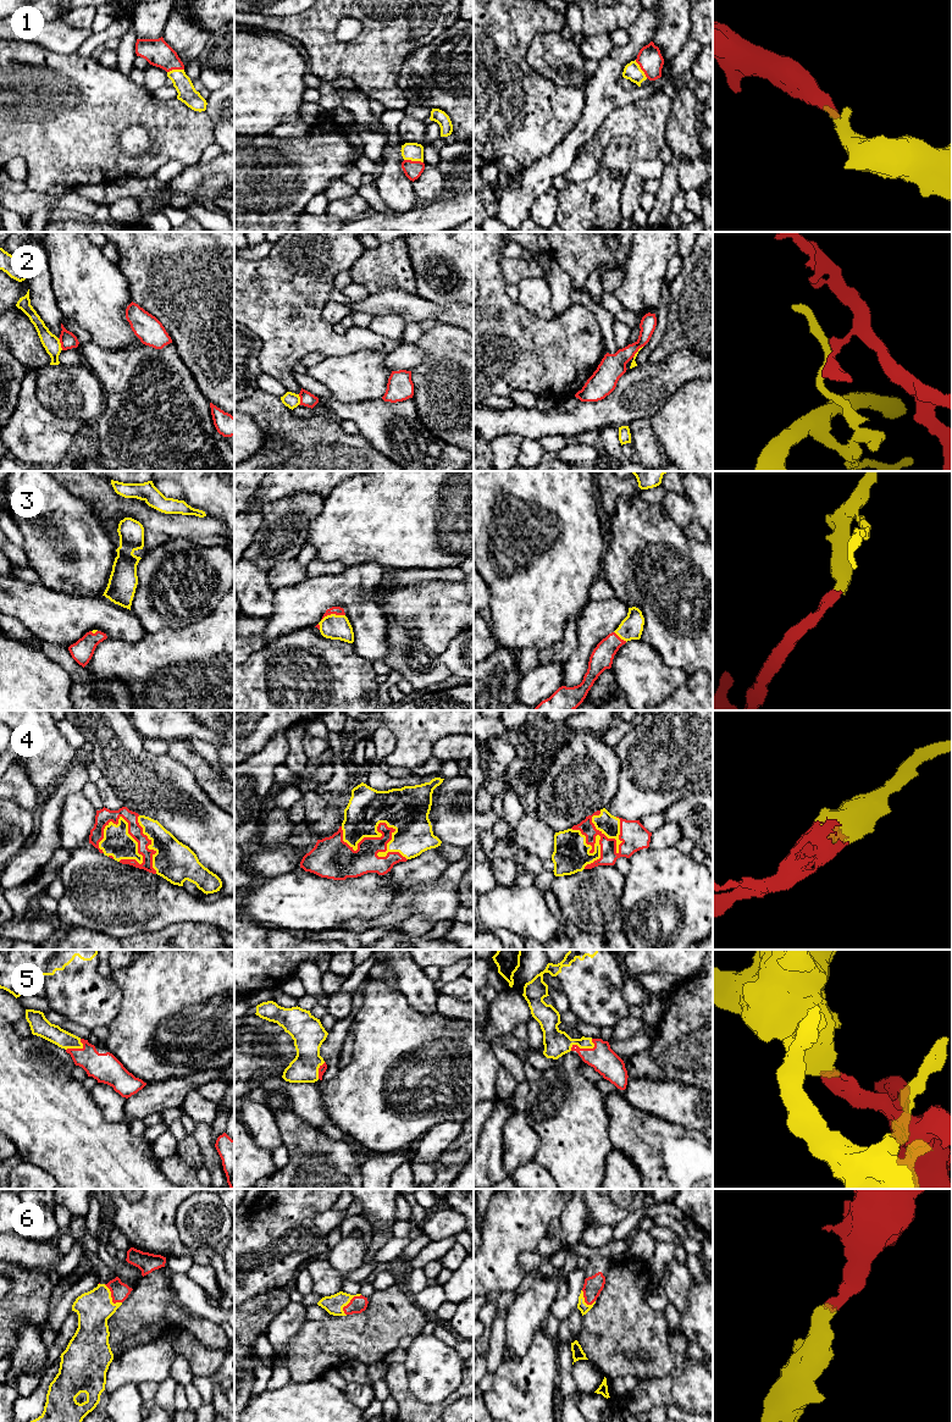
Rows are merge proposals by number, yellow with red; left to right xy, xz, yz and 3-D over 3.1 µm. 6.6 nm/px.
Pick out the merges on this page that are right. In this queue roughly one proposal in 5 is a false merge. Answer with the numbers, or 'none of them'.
1, 3, 4, 5, 6

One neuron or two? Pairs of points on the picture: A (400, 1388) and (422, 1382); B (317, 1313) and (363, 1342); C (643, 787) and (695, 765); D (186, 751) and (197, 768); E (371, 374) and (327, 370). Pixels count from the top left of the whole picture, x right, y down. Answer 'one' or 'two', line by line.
A: two
B: two
C: one
D: one
E: one

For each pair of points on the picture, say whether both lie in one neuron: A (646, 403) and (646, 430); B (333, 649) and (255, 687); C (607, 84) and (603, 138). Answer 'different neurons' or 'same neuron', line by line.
A: different neurons
B: same neuron
C: different neurons

